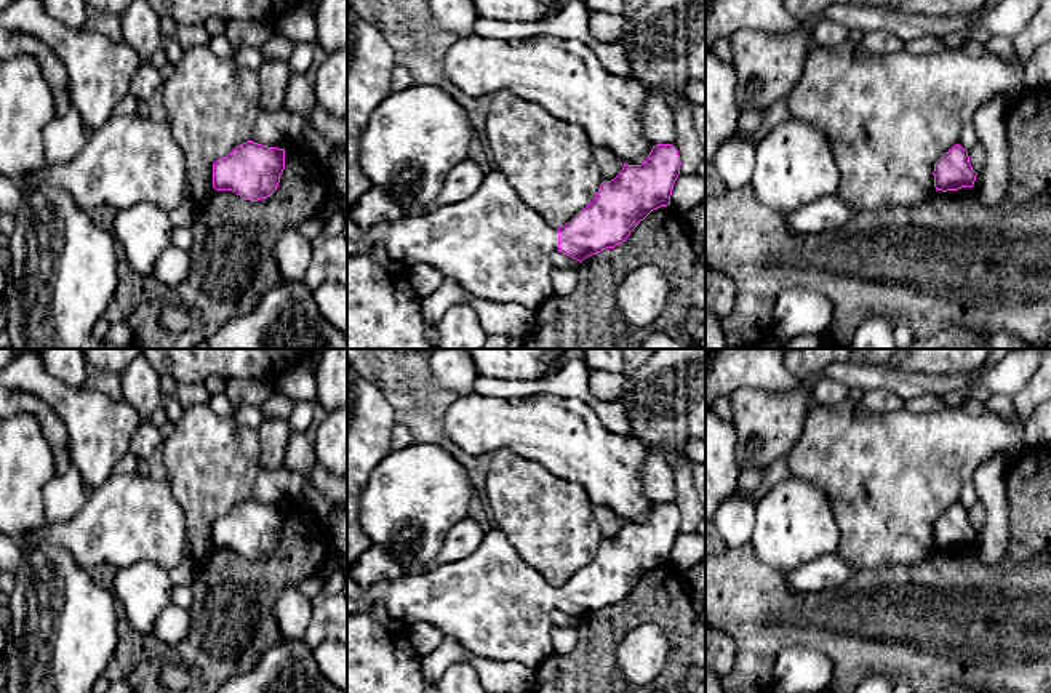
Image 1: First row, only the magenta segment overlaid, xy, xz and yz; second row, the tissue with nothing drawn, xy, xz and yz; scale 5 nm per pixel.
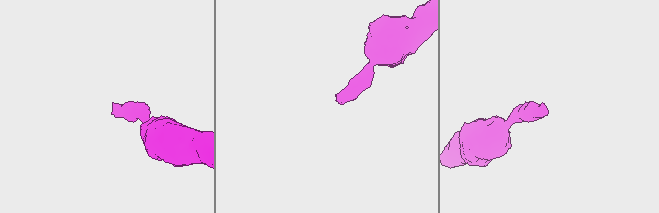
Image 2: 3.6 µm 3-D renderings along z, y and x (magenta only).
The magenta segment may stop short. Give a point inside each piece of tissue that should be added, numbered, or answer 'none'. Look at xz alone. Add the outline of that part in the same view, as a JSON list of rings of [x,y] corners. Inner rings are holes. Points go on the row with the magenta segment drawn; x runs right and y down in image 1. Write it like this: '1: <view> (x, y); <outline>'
1: xz (498, 248); [[[496,168],[469,198],[435,206],[422,216],[406,214],[362,232],[347,214],[347,256],[368,254],[378,245],[410,267],[426,262],[440,269],[470,294],[496,304],[522,304],[536,310],[552,296],[550,253],[558,250],[558,230],[528,206]]]

